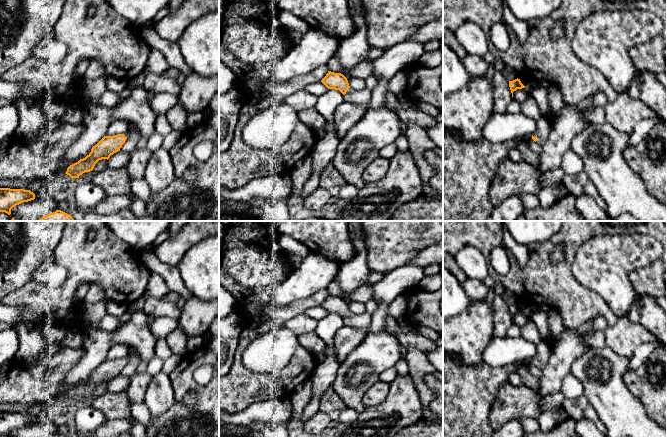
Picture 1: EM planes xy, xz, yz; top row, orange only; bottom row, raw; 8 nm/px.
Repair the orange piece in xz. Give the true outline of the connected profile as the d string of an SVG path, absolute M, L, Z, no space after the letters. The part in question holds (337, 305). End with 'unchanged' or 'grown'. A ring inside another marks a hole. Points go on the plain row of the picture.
M328 295L321 306L328 313L339 314L343 318L345 325L369 332L372 314L368 312L362 314L352 313L349 310L347 302L343 298Z | grown

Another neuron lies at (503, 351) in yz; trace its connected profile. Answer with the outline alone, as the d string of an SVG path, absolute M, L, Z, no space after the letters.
M494 336L482 355L482 362L491 367L501 367L524 362L536 354L536 345L527 341L522 336L497 337Z

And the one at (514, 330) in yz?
M513 323L508 328L506 336L507 337L511 337L511 338L515 338L515 337L521 336L521 327Z

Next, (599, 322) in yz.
M596 316L590 321L595 330L605 330L608 327L607 321L603 316Z

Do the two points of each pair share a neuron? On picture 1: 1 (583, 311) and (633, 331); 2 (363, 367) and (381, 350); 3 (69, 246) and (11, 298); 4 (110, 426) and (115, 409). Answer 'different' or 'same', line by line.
1: different
2: same
3: same
4: different

